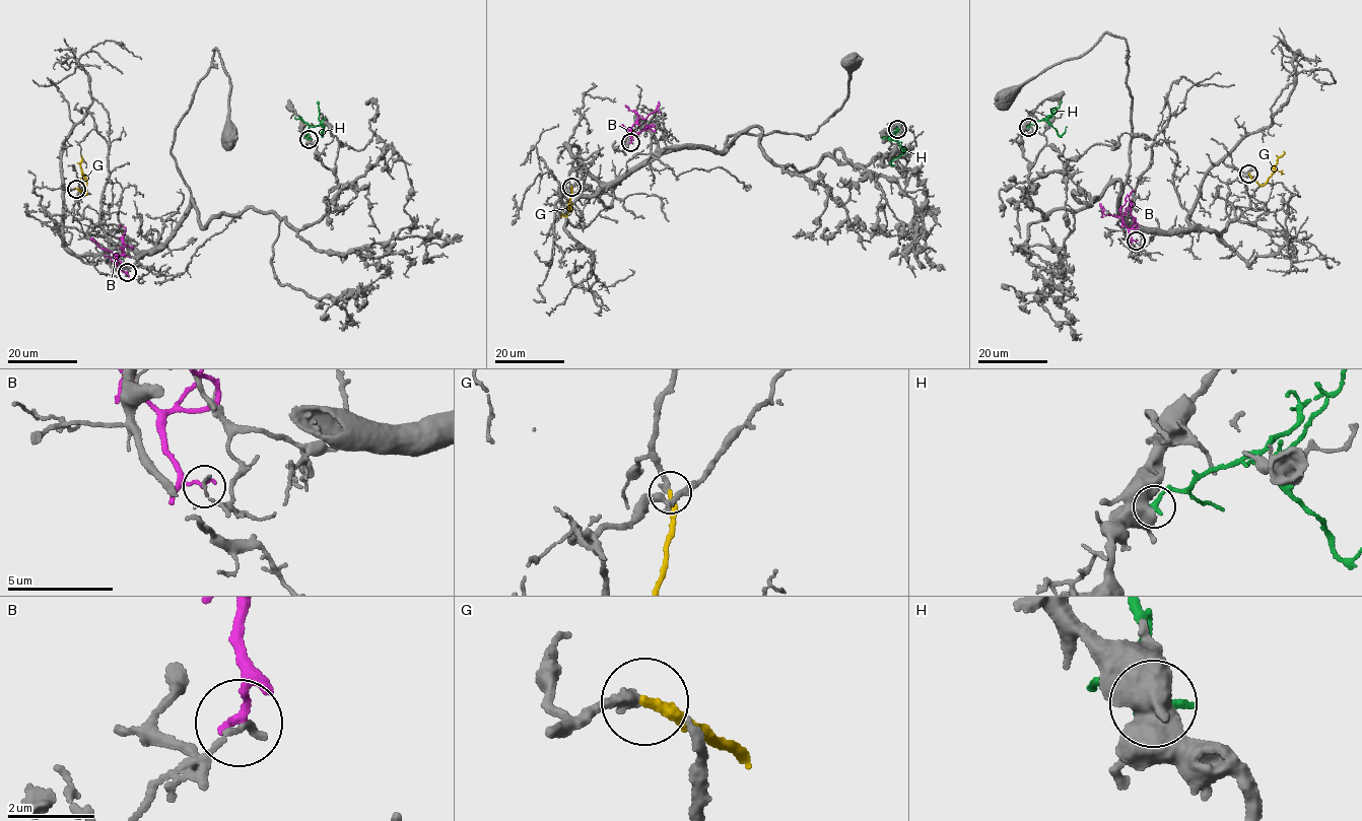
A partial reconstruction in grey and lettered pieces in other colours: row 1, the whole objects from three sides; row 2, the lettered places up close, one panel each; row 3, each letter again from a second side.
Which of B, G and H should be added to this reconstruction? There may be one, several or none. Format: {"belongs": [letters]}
{"belongs": ["G"]}

